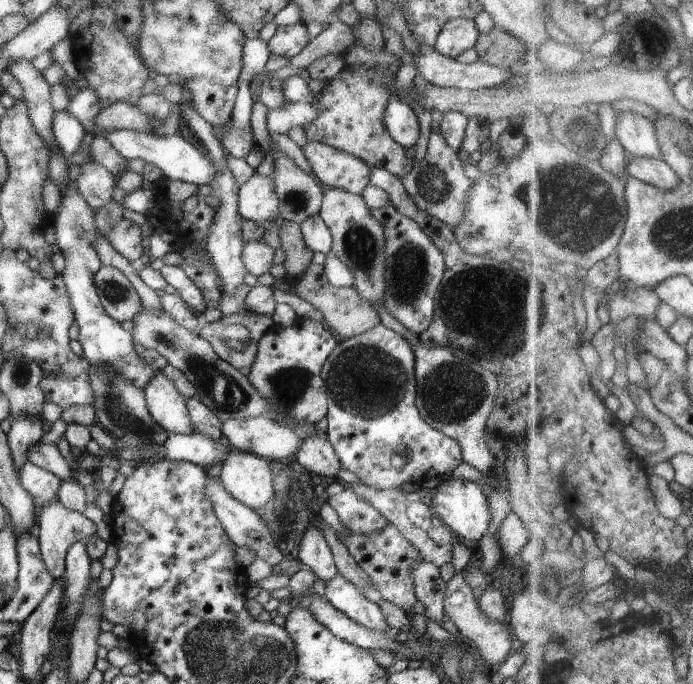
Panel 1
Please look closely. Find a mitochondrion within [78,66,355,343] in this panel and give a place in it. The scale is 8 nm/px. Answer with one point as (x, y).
(114, 292)

